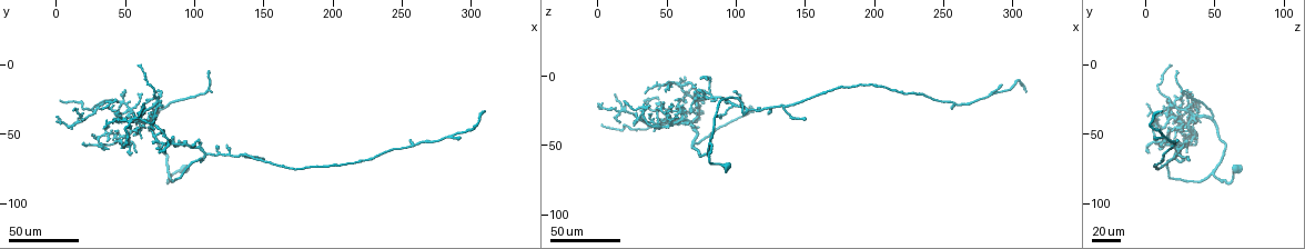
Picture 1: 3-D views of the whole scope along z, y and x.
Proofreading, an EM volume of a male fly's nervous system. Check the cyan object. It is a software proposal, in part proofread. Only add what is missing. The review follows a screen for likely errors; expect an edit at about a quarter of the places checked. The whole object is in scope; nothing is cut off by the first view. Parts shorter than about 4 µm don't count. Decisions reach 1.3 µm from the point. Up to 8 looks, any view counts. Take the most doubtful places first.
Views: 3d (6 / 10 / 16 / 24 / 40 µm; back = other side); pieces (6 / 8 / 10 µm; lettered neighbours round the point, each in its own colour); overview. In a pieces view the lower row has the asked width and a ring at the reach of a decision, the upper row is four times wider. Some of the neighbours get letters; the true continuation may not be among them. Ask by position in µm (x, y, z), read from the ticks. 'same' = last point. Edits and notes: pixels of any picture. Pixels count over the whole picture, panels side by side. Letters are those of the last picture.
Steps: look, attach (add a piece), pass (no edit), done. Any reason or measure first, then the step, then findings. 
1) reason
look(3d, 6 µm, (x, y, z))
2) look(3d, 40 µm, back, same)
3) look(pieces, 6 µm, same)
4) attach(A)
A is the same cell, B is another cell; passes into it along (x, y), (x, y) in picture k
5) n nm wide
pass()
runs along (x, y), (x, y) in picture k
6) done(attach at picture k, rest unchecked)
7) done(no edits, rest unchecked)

branch stops here
look(3d, 24 µm, (58, 62, 28))

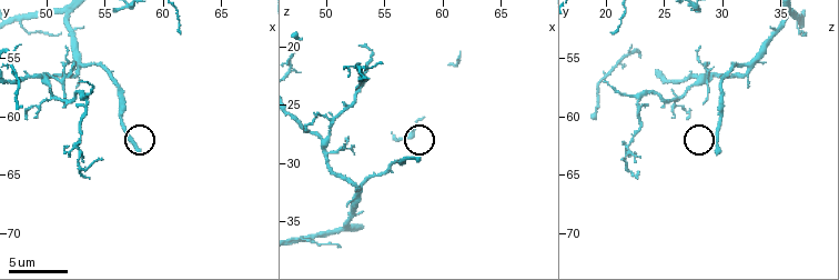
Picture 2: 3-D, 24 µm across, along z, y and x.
look(pieces, 10 µm, (58.0, 63.0, 29.4))

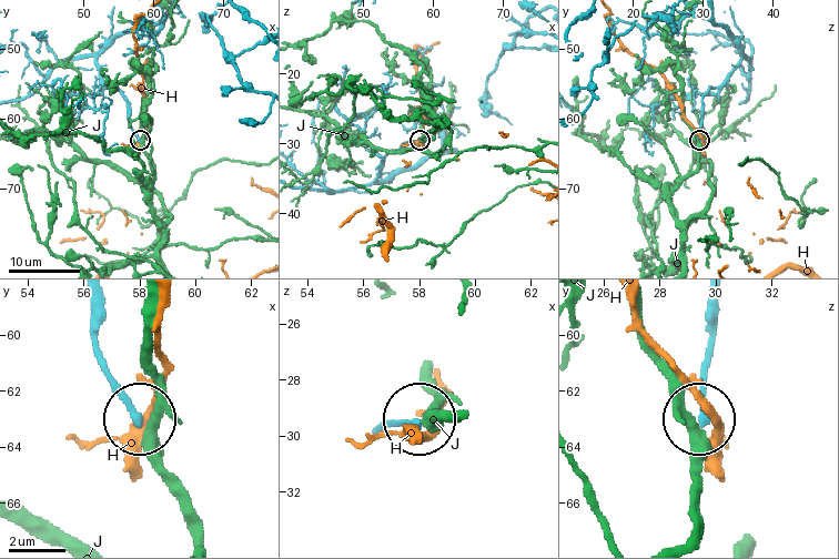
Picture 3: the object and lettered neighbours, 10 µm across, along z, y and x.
pass()
H and J are other cells; runs along (714, 304), (703, 416) in picture 3; none of them fits

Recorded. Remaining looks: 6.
branch stops here
look(3d, 40 µm, (60, 36, 0))

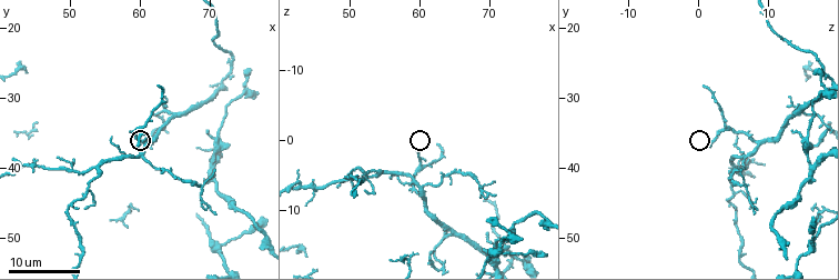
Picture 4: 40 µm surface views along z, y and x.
see the neighbours
look(pieces, 6 µm, (60.0, 37.0, 1.5))

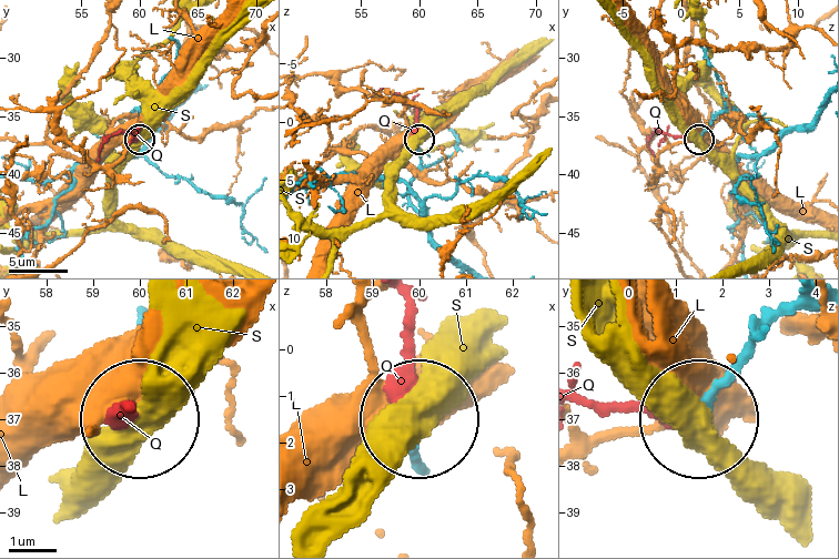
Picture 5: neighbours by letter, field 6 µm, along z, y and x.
attach(Q)
Q is the same cell, L and S are other cells; passes into it along (421, 456), (416, 420), (396, 397), (405, 301) in picture 5; the neuron continues

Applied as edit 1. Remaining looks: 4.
branch stops here
look(3d, 24 µm, (256, 56, 22))

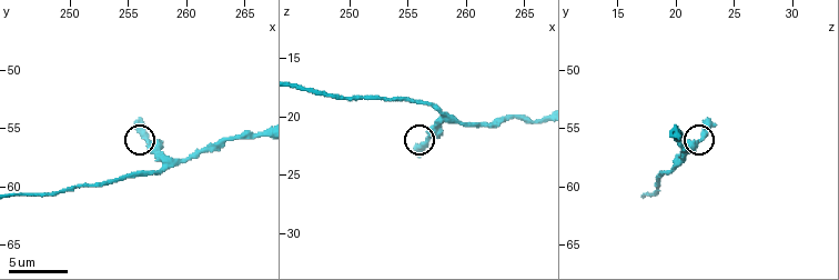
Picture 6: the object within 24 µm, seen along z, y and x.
look(pieces, 6 µm, (256.2, 54.2, 22.6))

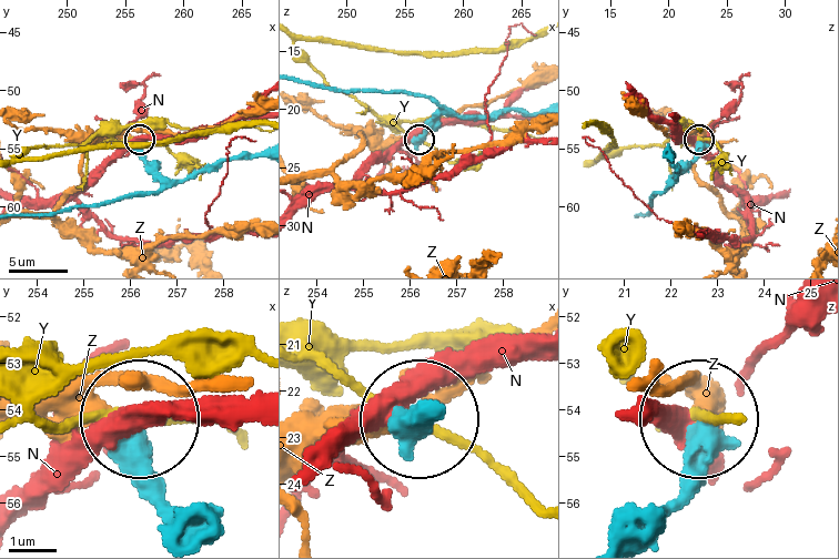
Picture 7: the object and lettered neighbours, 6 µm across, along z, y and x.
pass()
N, Y and Z are other cells; no lettered piece goes on from it

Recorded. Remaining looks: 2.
end of a long branch
look(3d, 24 µm, (98, 58, 10))

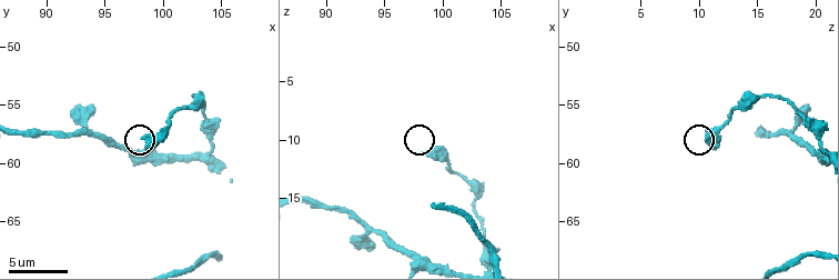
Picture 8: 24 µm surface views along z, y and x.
look(pieces, 10 µm, (98.6, 58.4, 11.2))

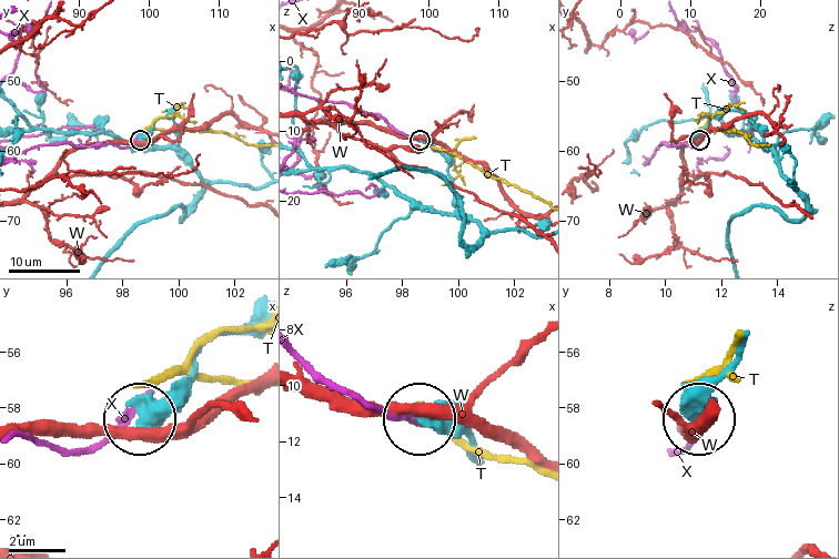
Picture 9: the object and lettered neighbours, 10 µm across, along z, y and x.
pass()
T, W and X are other cells; none of them fits

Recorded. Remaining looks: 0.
done(attach at picture 5, rest unchecked)

